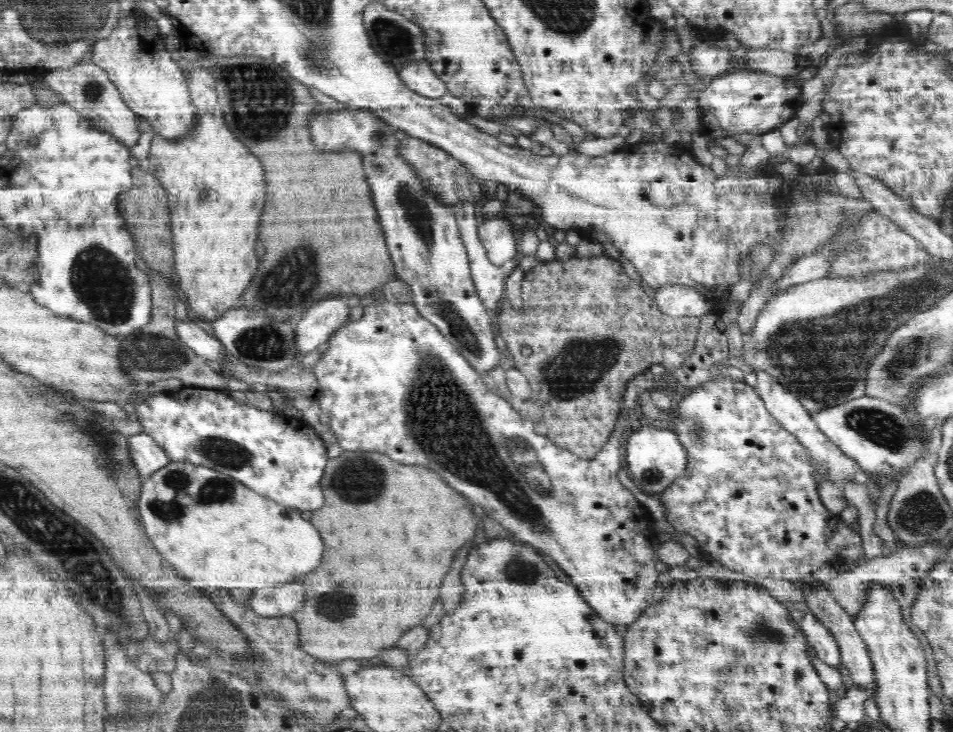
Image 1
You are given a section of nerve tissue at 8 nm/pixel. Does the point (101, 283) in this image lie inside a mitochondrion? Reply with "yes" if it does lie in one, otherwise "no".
yes

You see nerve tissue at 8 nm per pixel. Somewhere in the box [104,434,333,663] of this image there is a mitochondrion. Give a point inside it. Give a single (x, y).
(180, 492)

